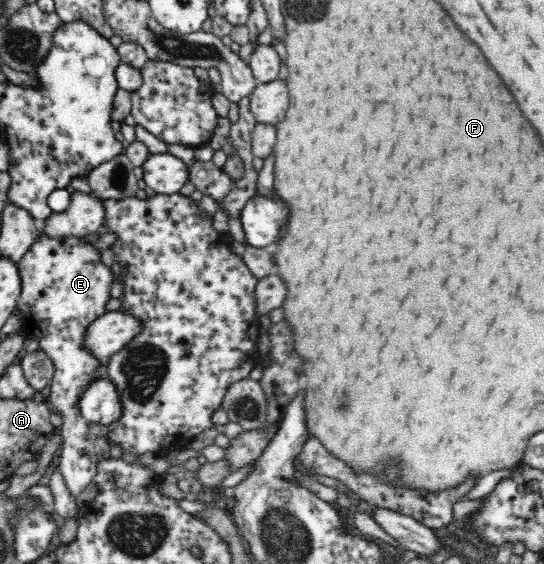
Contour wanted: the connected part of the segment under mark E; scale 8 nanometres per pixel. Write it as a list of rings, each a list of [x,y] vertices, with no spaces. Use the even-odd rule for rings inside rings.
[[[40,235],[32,244],[17,266],[22,280],[17,310],[23,316],[24,332],[37,337],[40,349],[54,361],[55,373],[52,377],[50,395],[46,400],[51,408],[63,417],[62,451],[58,472],[62,475],[66,488],[74,502],[93,482],[97,473],[96,450],[86,439],[91,425],[80,414],[79,398],[92,380],[100,361],[88,355],[83,346],[84,332],[93,320],[100,318],[104,306],[110,300],[110,286],[114,274],[100,261],[100,253],[83,238],[53,240]]]

